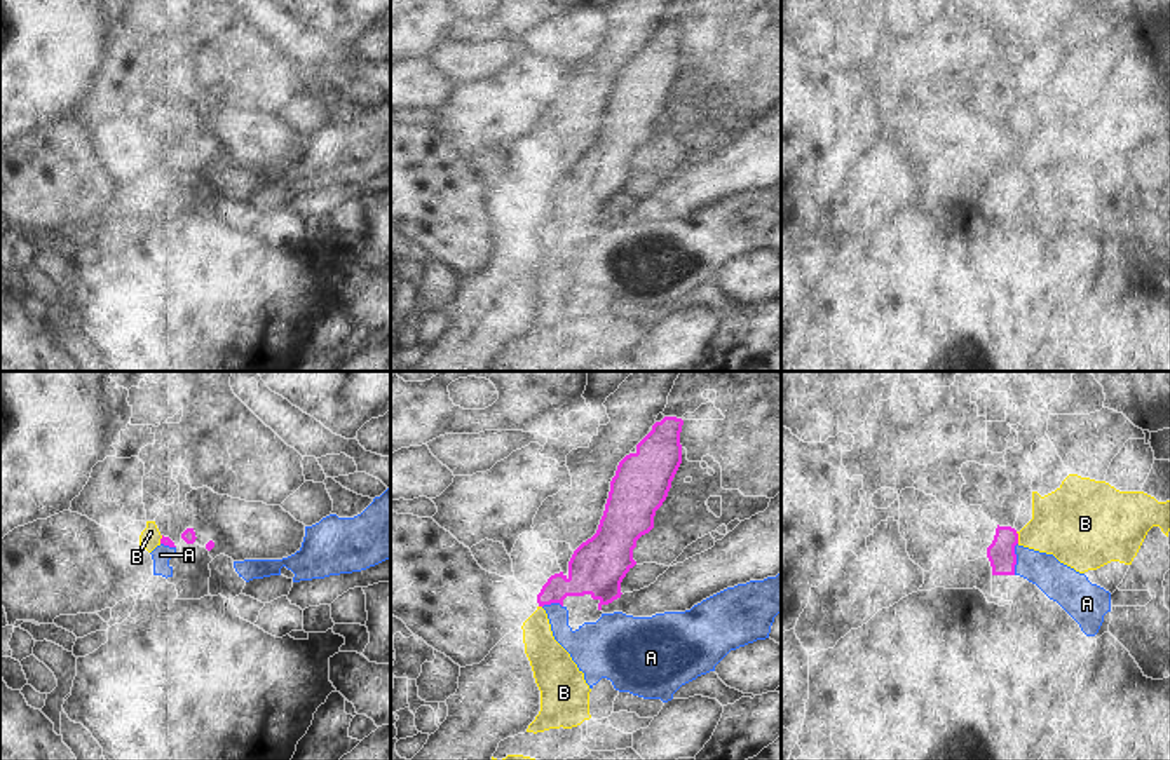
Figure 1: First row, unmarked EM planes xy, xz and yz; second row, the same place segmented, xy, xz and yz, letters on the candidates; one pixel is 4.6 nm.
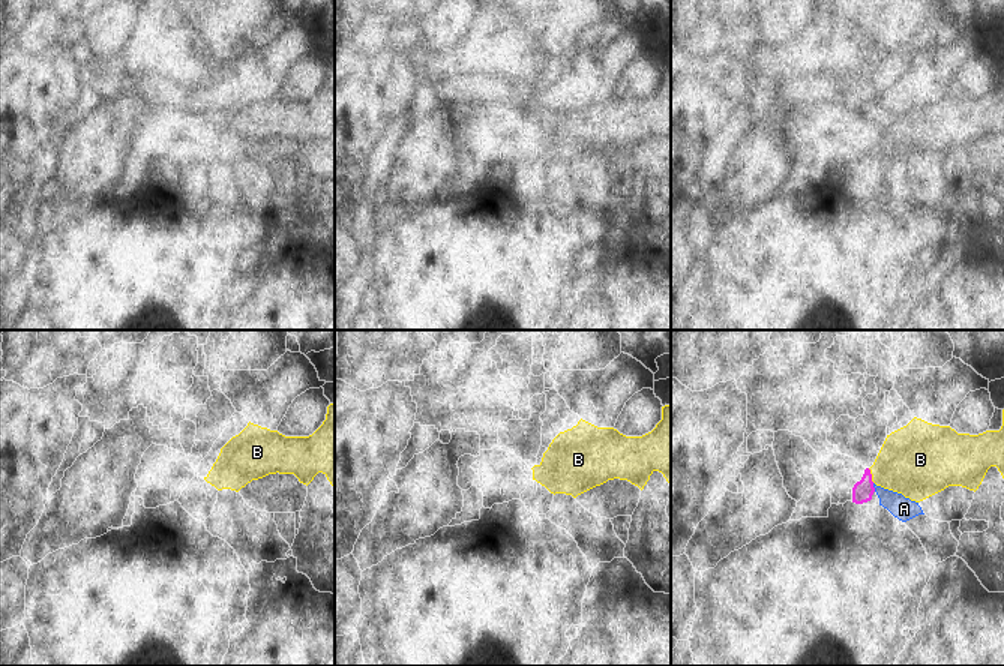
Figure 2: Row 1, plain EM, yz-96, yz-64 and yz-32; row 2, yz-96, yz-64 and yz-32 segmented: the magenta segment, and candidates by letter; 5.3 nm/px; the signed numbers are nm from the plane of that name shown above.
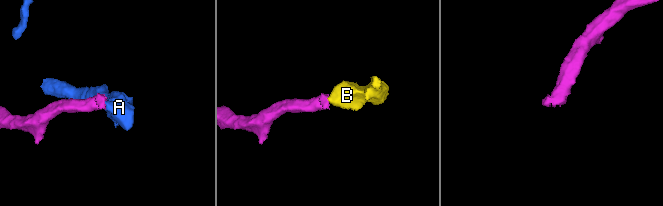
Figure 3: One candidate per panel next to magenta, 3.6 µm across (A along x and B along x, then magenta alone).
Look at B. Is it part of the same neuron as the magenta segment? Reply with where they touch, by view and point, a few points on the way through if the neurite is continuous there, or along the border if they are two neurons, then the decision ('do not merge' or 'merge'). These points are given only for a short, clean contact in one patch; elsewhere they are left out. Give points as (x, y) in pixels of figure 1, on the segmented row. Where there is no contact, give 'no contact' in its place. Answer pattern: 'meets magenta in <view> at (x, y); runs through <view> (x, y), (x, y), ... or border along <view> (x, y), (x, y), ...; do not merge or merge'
meets magenta in yz at (1017, 537); runs through yz (1001, 555), (1017, 537), (1069, 523); merge

